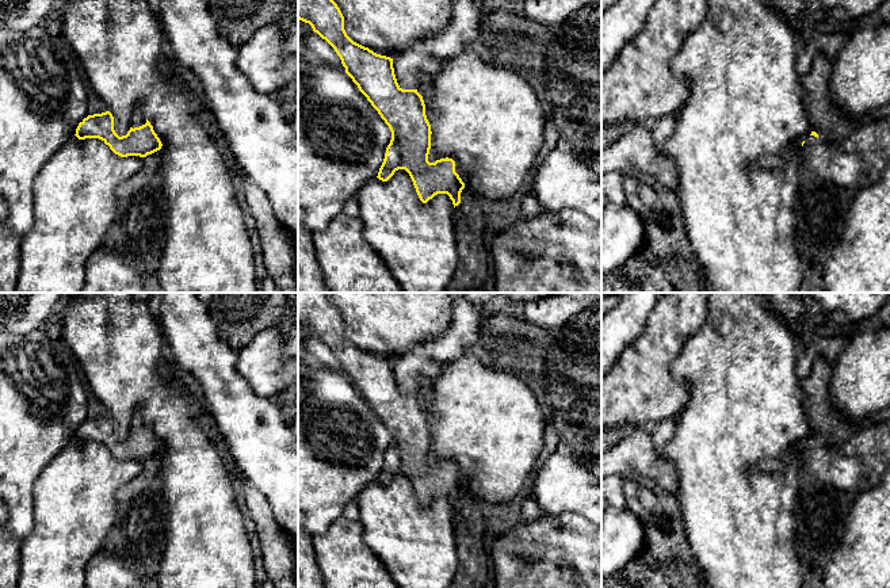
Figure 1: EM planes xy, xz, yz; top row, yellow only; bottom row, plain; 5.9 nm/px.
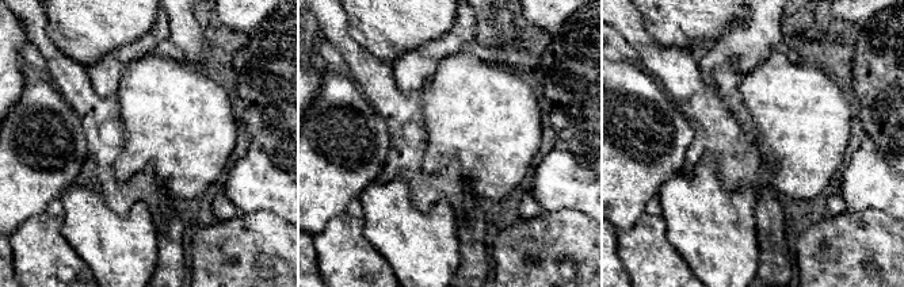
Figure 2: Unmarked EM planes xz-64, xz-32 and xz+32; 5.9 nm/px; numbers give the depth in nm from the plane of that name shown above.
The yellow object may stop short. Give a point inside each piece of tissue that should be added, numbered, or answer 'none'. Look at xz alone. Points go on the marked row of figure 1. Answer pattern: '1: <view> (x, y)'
none

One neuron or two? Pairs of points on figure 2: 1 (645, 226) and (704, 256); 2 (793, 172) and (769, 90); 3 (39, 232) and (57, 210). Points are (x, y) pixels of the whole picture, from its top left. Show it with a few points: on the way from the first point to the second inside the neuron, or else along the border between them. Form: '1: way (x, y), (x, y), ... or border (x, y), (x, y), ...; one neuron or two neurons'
1: border (660, 217), (666, 225), (666, 238), (685, 261); two neurons
2: way (793, 152), (793, 114), (789, 110); one neuron
3: border (45, 213), (61, 218); two neurons

